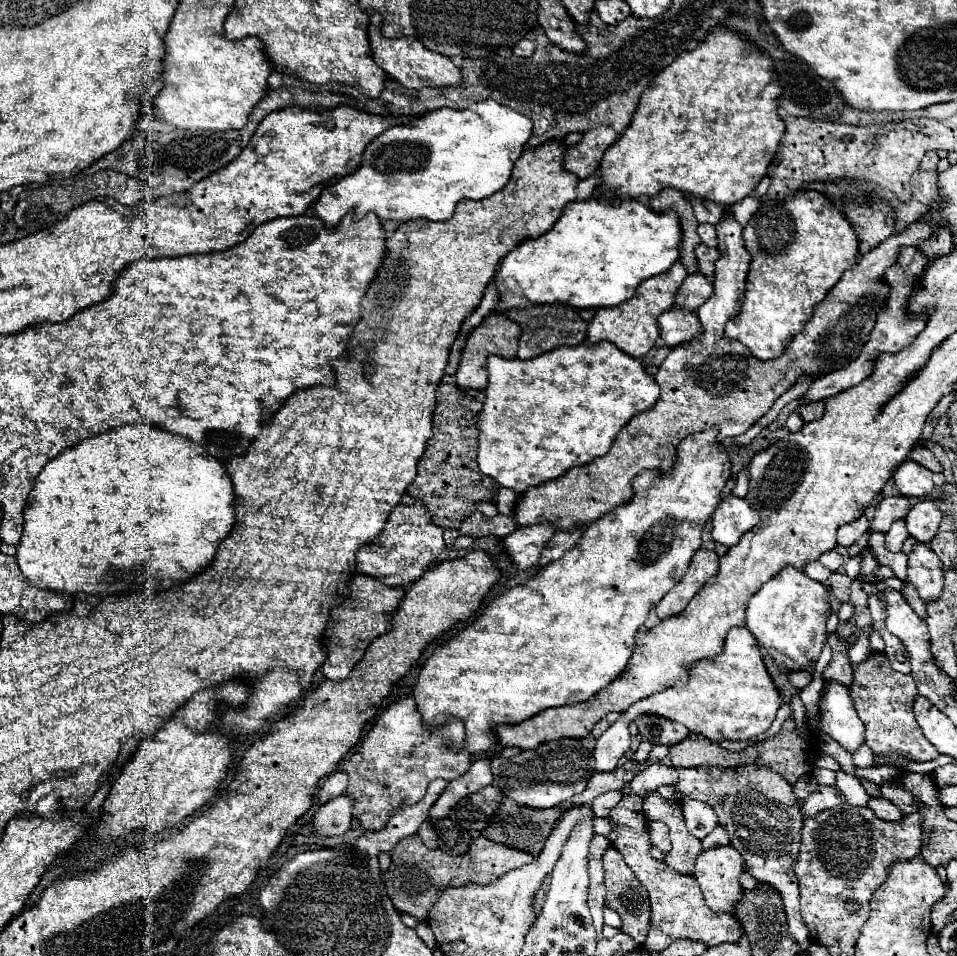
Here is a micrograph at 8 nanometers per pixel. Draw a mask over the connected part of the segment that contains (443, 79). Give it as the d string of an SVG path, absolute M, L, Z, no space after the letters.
M372 12L370 14L368 36L370 36L370 46L372 46L372 52L374 52L374 60L398 84L402 84L406 88L424 88L424 86L448 88L452 84L460 84L460 70L452 64L450 58L440 56L440 54L428 50L416 38L394 38L394 40L386 38L386 36L380 34L380 26L382 26L382 16Z

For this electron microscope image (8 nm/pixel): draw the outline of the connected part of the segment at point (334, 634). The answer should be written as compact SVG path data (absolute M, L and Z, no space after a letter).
M356 574L350 582L350 596L344 604L336 606L330 614L330 622L326 624L322 644L326 648L326 662L322 664L322 674L328 680L344 680L348 678L352 666L362 660L370 642L388 630L388 614L396 610L402 600L402 588L388 588L370 576Z

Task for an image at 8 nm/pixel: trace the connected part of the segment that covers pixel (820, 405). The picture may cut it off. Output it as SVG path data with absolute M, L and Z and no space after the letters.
M810 402L798 408L798 414L804 418L804 422L812 422L816 418L820 418L824 412L824 402Z

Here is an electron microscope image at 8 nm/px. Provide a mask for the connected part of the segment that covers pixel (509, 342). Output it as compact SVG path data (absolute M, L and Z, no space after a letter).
M494 312L486 316L486 320L472 330L472 334L466 340L466 348L462 350L462 360L458 366L458 386L462 390L482 390L486 388L486 358L490 354L500 354L502 358L514 358L518 352L518 340L520 340L520 326L512 322L506 314Z

